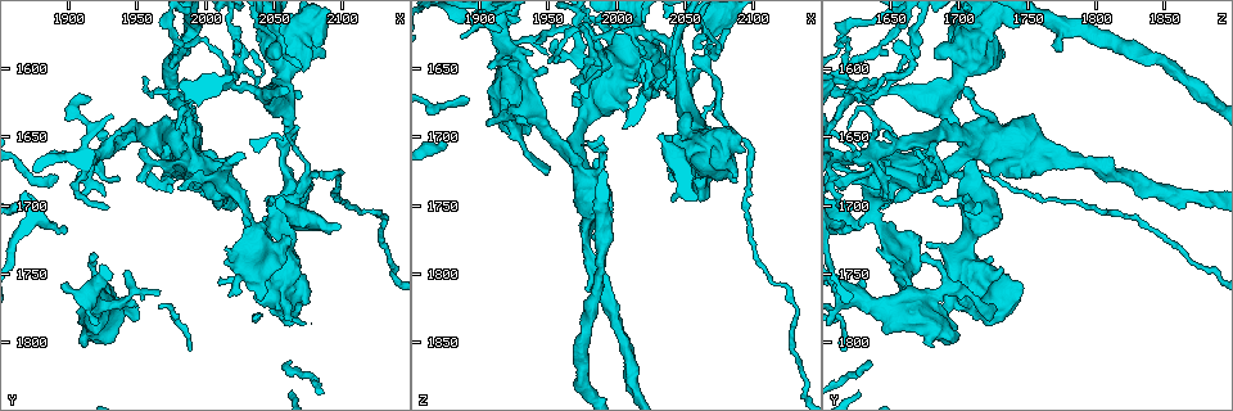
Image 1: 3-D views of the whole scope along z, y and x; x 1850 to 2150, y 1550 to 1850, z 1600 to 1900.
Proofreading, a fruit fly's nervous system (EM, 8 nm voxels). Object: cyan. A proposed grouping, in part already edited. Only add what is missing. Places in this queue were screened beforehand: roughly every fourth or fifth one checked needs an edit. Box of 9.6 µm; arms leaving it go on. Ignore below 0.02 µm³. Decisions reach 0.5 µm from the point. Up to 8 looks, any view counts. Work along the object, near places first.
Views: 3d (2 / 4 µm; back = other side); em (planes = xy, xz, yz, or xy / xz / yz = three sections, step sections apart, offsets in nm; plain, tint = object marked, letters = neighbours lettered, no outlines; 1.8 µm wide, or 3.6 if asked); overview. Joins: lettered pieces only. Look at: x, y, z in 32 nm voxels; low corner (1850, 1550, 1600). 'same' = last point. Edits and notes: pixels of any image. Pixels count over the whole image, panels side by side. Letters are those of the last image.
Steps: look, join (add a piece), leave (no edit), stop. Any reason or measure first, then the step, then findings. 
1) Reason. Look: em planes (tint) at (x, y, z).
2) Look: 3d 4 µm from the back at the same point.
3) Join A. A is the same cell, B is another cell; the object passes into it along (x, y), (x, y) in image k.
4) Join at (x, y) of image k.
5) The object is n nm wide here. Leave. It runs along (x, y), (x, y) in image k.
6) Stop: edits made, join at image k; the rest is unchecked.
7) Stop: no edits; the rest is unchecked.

Narrows sharply. Look: 3d 2 µm at (1988, 1624, 1626).

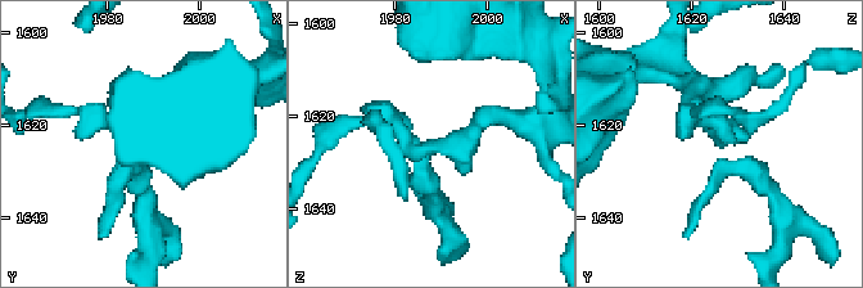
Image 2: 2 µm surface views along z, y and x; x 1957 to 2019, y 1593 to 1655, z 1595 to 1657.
Look: em planes (letters) at the same point.

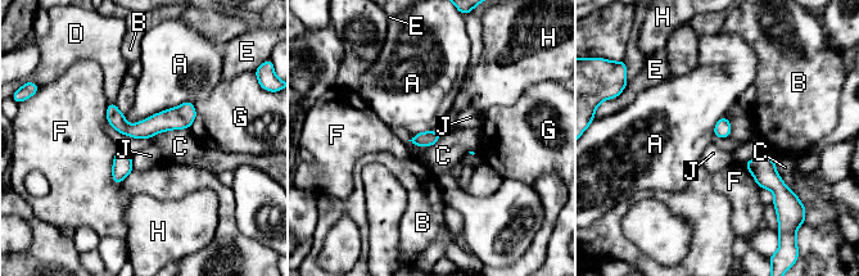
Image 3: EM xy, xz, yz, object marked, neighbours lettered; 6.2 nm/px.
Leave. A, B, C, D, E, F, G, H and J are other cells; none of them fits.

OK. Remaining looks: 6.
Thick turns thin. Look: em yz step 8 (tint) at (2072, 1666, 1630).

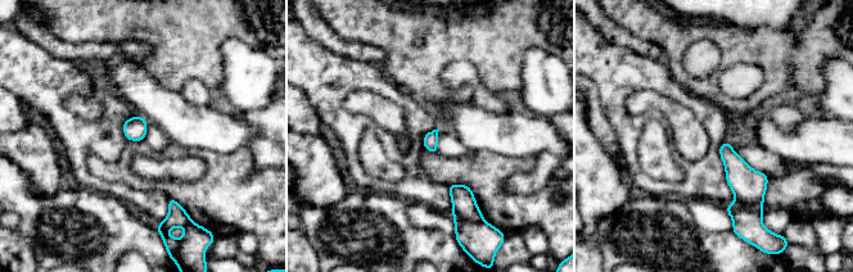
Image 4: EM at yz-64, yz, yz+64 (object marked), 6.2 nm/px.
Look: em planes (letters) at the same point.

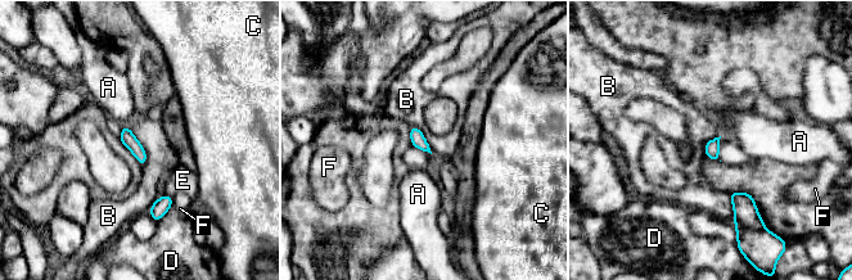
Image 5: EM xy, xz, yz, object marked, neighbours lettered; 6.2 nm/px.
Leave. A, B, C, D, E and F are other cells; a border runs along (127, 126), (145, 153), (143, 166) in image 5; no lettered piece goes on from it.

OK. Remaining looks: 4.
Calibre changes. Look: em 3.6 µm planes (plain) at (1978, 1674, 1676).

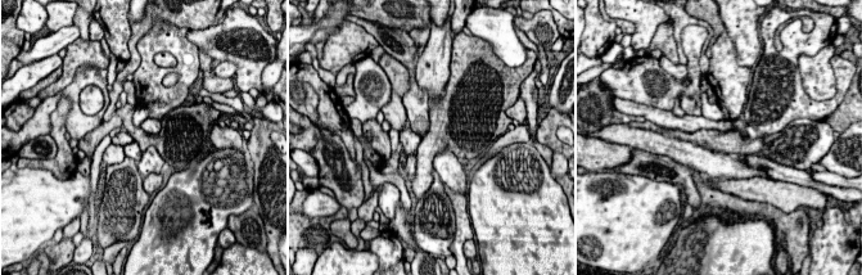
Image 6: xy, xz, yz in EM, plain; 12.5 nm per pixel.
What lies round it. Look: em 3.6 µm planes (letters) at the same point.

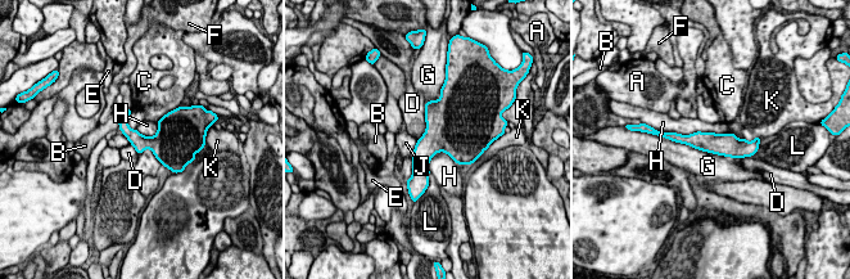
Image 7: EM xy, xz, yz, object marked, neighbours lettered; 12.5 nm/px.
Leave. A, B, C, D, E, F, G, H, J, K and L are other cells; it runs along (679, 138), (751, 149) in image 7; no lettered piece goes on from it.

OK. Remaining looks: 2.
Stop: no edits; the rest is unchecked.

